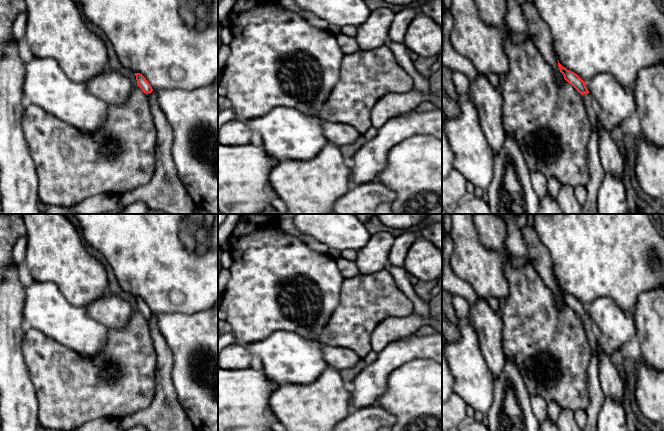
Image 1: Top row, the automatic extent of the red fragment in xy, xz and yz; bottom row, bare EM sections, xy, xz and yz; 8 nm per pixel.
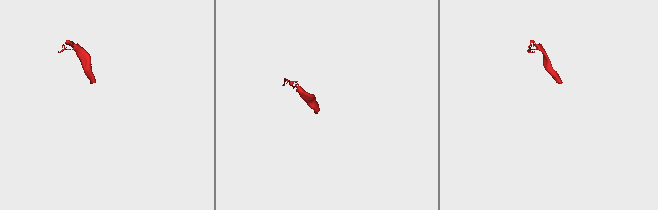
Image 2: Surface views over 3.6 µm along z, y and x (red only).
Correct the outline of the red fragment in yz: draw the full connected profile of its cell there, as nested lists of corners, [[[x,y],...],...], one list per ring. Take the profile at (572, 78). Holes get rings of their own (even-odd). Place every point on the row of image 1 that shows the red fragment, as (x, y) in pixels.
[[[559,61],[558,67],[563,74],[564,79],[582,95],[586,114],[591,124],[591,139],[588,144],[589,179],[585,186],[587,189],[587,198],[582,205],[582,214],[599,214],[597,196],[605,178],[606,171],[601,164],[599,156],[599,132],[595,102],[592,95],[589,93],[585,82],[576,73],[564,68]]]

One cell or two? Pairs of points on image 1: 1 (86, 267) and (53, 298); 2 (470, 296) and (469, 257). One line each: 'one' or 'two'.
1: two
2: two

